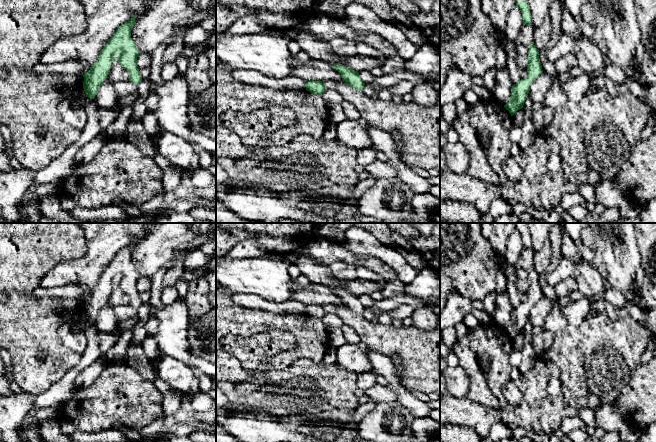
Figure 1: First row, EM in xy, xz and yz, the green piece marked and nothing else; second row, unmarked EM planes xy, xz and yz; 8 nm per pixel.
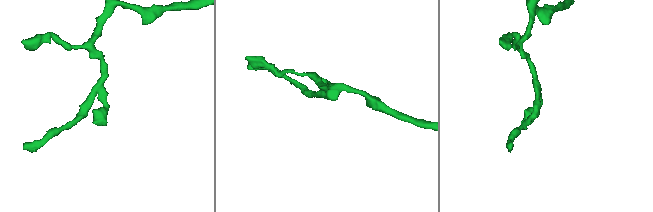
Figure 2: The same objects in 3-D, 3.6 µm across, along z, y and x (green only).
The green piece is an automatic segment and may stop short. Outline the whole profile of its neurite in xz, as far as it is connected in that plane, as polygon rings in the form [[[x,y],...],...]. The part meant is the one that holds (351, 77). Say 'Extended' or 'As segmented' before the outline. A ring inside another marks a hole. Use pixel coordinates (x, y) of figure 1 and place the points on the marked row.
As segmented. [[[332,64],[342,76],[342,81],[351,86],[352,88],[363,91],[365,83],[361,80],[359,73],[343,64]]]

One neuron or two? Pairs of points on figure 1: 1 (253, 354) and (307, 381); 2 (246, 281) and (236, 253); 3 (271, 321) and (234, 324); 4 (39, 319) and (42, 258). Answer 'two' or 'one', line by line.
1: one
2: two
3: one
4: one

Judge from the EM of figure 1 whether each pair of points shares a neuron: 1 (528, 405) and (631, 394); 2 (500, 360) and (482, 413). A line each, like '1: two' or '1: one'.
1: two
2: two

